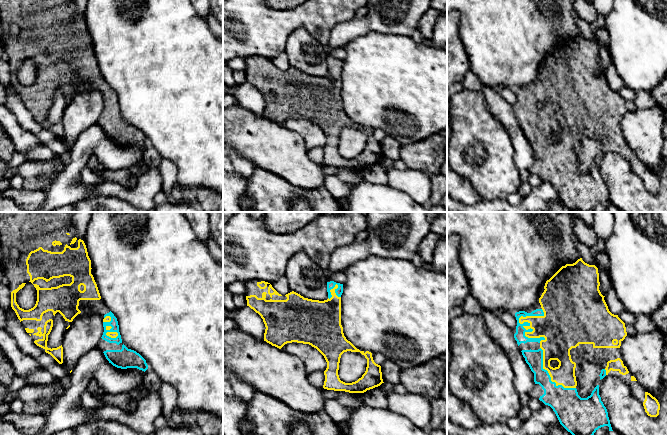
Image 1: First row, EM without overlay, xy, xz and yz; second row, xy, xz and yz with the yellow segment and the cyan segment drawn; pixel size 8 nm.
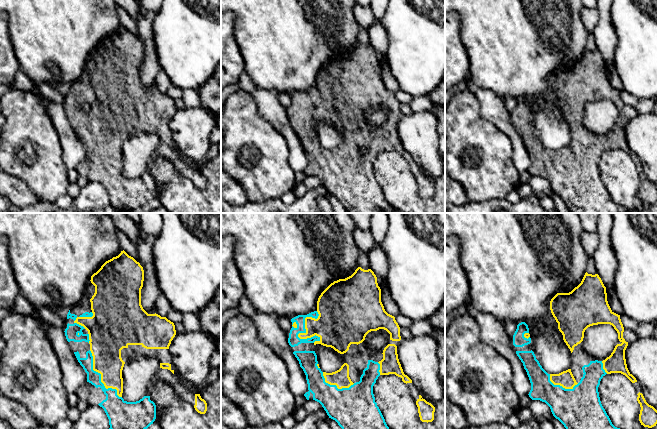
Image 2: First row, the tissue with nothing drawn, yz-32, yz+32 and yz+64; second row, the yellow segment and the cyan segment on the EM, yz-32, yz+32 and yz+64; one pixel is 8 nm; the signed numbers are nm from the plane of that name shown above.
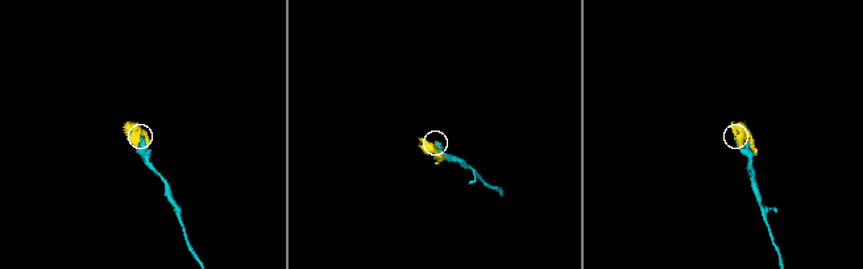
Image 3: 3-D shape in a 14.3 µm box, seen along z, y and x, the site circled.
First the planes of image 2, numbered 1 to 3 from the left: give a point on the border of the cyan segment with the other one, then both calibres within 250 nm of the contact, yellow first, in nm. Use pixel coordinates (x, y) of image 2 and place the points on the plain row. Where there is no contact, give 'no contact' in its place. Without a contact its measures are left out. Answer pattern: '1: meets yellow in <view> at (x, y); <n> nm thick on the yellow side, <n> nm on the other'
1: meets yellow in yz-32 at (101, 153); 240 nm thick on the yellow side, 170 nm on the other
2: meets yellow in yz+32 at (305, 98); 320 nm thick on the yellow side, 90 nm on the other
3: meets yellow in yz+64 at (561, 161); 130 nm thick on the yellow side, 360 nm on the other

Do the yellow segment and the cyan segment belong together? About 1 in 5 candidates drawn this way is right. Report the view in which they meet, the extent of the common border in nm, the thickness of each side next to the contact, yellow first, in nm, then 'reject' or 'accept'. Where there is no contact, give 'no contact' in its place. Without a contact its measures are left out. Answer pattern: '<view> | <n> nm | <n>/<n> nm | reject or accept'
yz | 280 nm | 240/90 nm | accept

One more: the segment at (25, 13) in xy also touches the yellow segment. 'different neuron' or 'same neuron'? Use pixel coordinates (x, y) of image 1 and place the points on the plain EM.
same neuron

